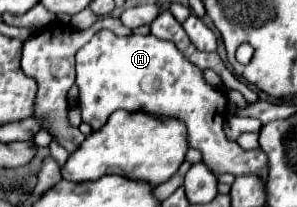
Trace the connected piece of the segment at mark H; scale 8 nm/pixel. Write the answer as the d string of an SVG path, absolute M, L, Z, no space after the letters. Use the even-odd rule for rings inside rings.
M99 31L93 39L77 51L77 87L82 121L93 129L105 125L109 115L117 109L143 111L157 117L171 117L185 125L187 145L203 153L203 163L215 173L255 175L267 181L269 161L261 149L241 149L229 141L223 125L227 119L229 101L217 87L205 83L197 65L183 57L171 43L155 35L129 35L117 37L111 31ZM225 111L225 113L223 113Z

